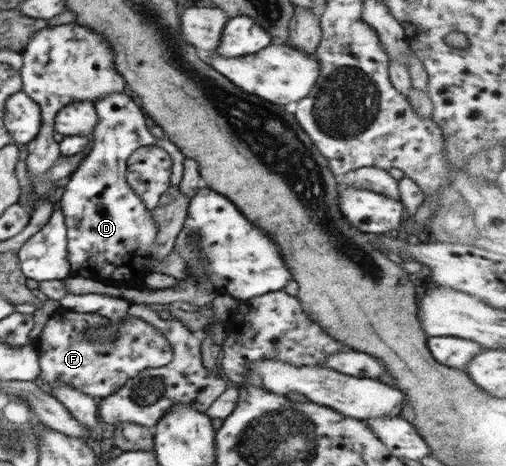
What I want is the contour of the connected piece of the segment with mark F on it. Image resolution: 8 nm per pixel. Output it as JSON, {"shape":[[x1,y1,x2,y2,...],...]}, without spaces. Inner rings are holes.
{"shape":[[60,306,54,311,36,341,41,378,45,388,70,384,92,399,104,399,116,392,148,368,167,366,173,359,173,349,166,337,148,322,128,315,117,328,116,340,96,344,86,338,87,332,97,326,107,326,111,320,98,313,74,312]]}

